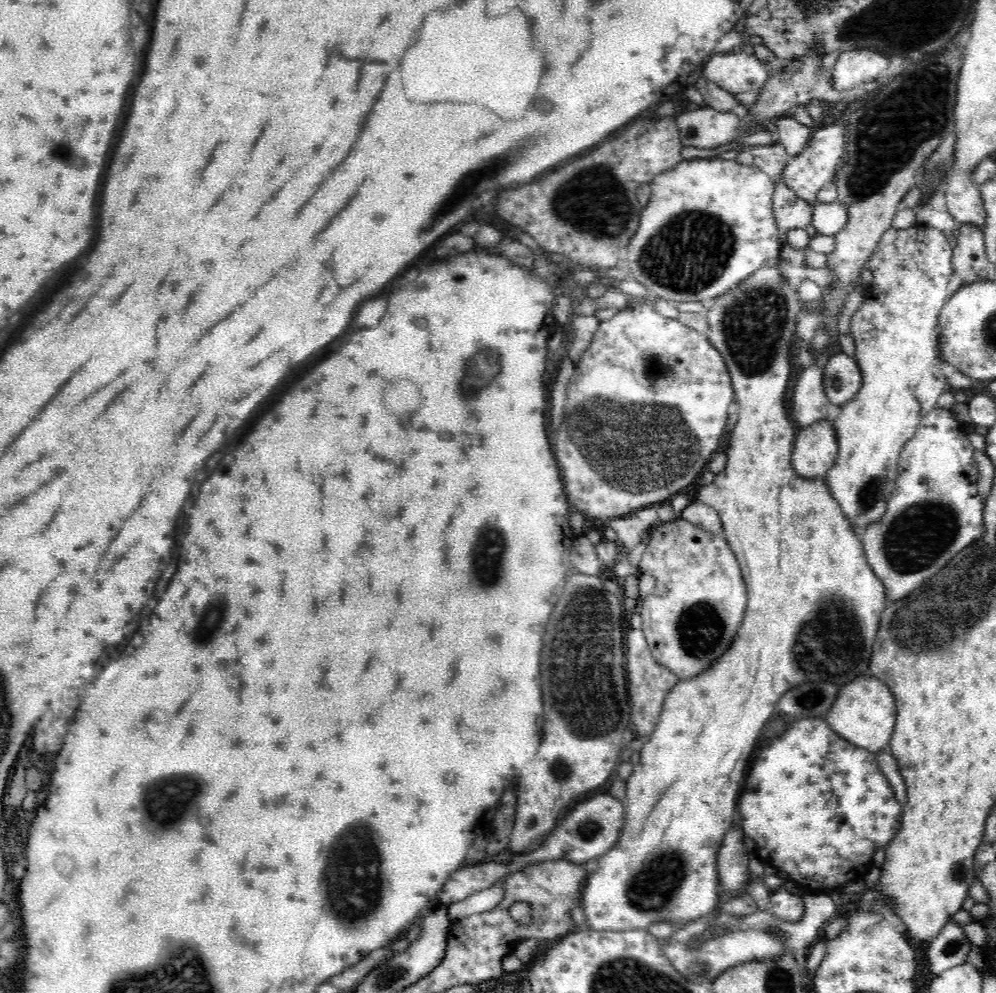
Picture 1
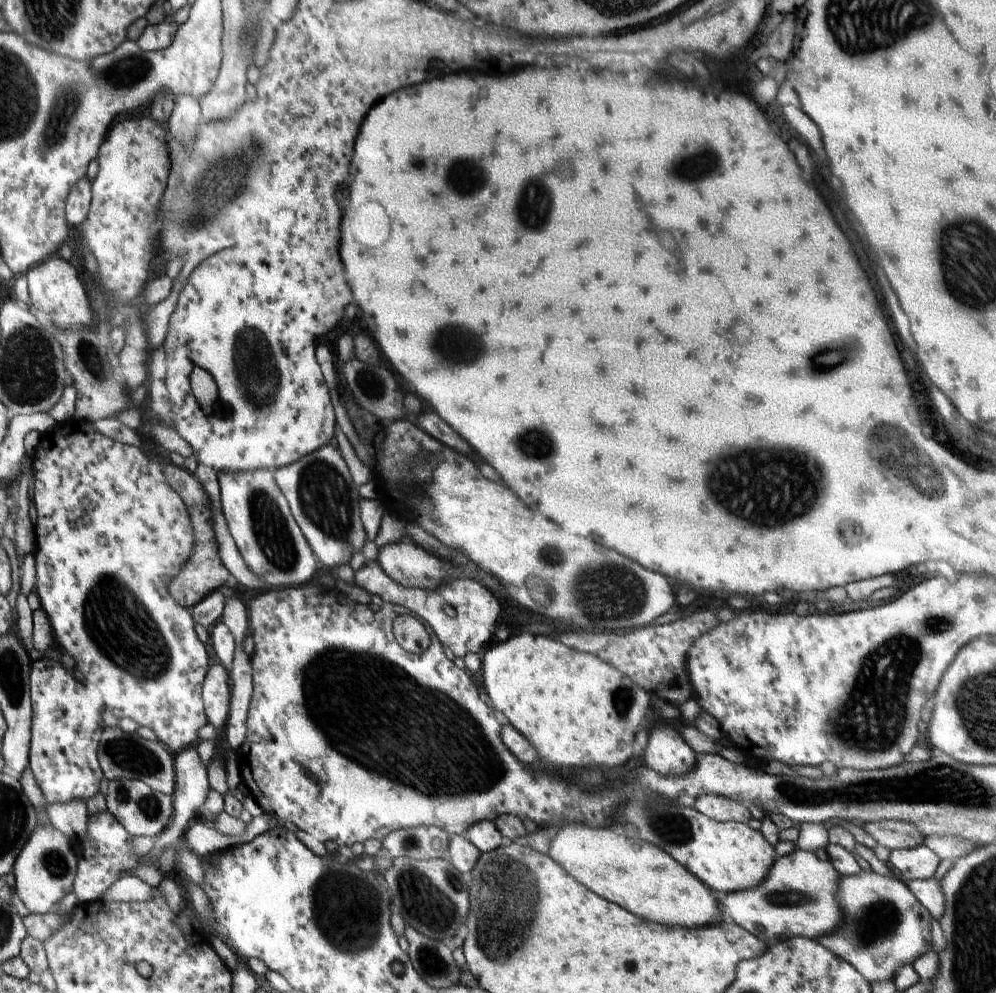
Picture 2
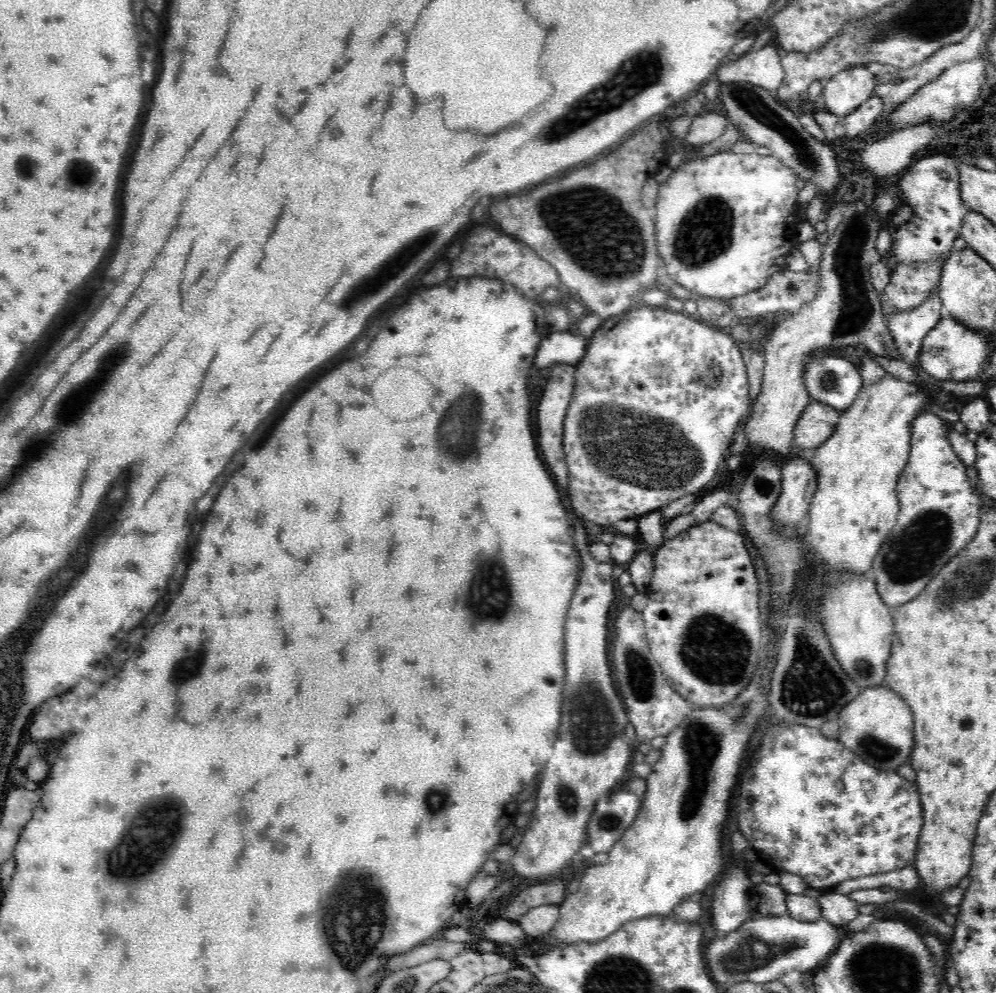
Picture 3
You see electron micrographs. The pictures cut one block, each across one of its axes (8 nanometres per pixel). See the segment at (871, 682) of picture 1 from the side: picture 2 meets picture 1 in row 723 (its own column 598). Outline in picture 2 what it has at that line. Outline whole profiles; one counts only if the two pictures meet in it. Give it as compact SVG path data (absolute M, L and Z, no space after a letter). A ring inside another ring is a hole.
M564 824L562 828L551 830L552 841L550 842L549 856L564 868L566 874L570 874L574 880L578 880L594 894L625 908L641 919L660 923L666 926L681 926L695 929L702 926L716 926L726 919L720 910L718 897L706 884L702 884L694 874L690 874L666 854L664 850L644 842L639 838L629 839L618 828L604 827L592 828L585 824Z

